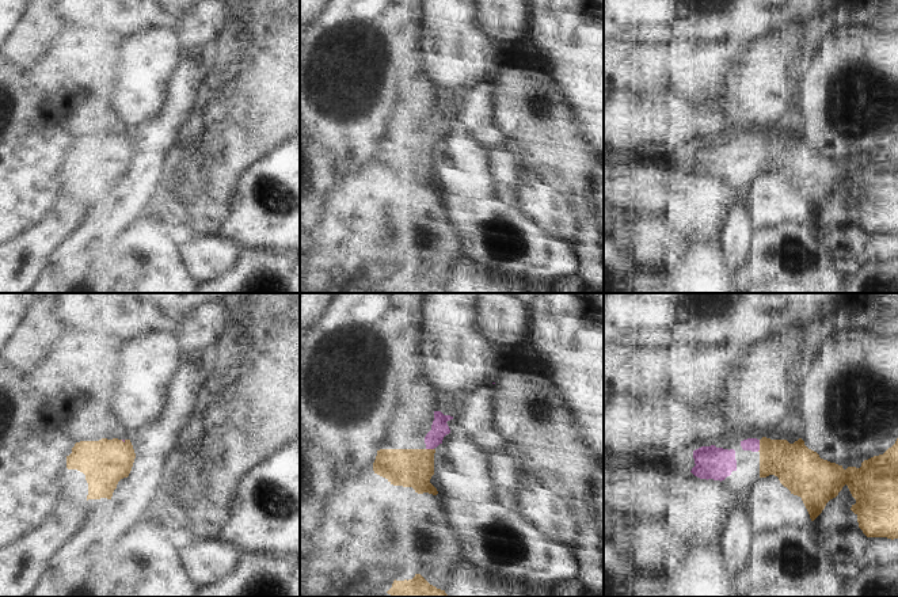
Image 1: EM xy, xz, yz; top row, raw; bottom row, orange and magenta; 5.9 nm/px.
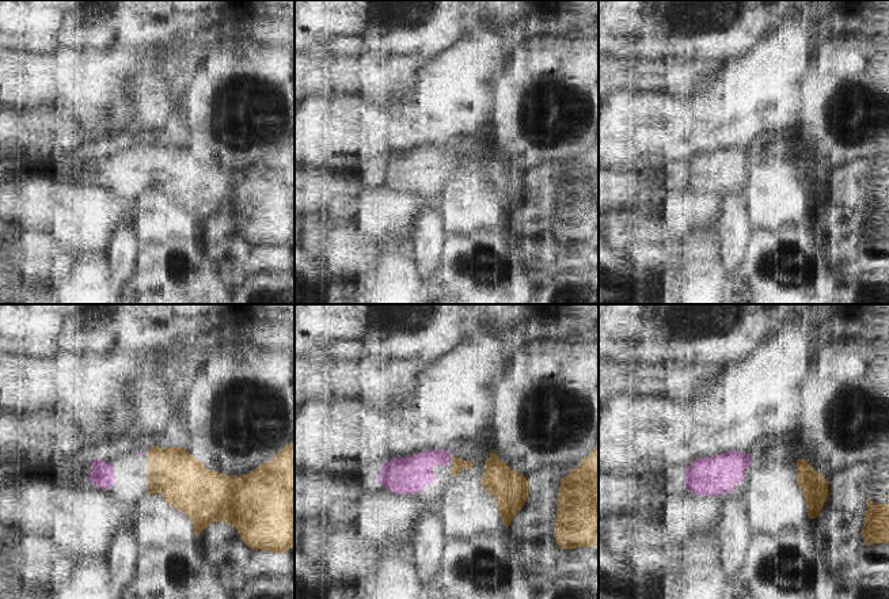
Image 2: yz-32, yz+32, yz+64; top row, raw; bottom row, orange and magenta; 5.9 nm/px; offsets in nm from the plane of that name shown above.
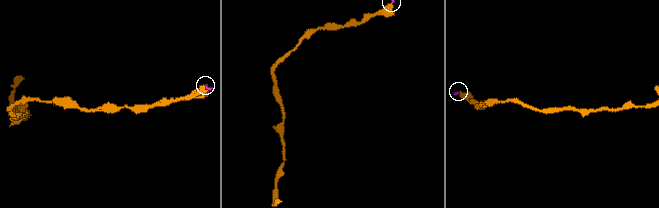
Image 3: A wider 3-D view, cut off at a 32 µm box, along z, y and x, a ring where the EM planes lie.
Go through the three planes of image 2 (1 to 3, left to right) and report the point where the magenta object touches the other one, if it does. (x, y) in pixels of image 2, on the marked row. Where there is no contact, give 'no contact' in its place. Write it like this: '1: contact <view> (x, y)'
1: no contact
2: no contact
3: no contact

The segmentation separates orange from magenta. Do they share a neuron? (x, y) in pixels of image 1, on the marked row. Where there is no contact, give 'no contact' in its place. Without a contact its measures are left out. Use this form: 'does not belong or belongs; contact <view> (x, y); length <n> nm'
belongs; contact yz (760, 445); length 70 nm

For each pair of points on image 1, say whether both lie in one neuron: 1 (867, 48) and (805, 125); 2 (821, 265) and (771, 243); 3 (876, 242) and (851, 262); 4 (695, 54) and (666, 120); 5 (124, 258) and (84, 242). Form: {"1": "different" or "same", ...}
{"1": "same", "2": "same", "3": "same", "4": "different", "5": "different"}

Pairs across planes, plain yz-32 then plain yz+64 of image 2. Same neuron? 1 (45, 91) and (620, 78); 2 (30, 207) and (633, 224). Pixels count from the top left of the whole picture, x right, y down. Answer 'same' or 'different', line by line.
1: same
2: different

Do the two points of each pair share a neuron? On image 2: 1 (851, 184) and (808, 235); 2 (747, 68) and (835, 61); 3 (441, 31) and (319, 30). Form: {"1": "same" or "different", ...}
{"1": "different", "2": "different", "3": "same"}

